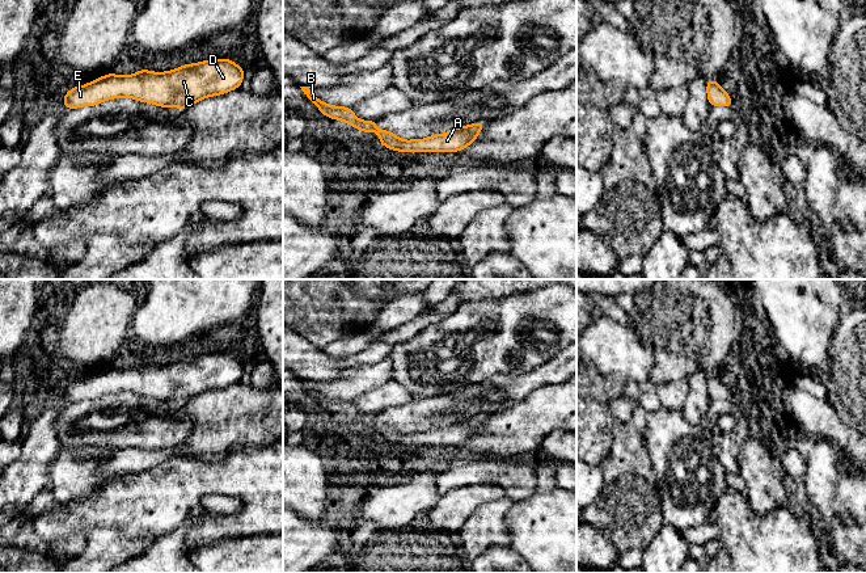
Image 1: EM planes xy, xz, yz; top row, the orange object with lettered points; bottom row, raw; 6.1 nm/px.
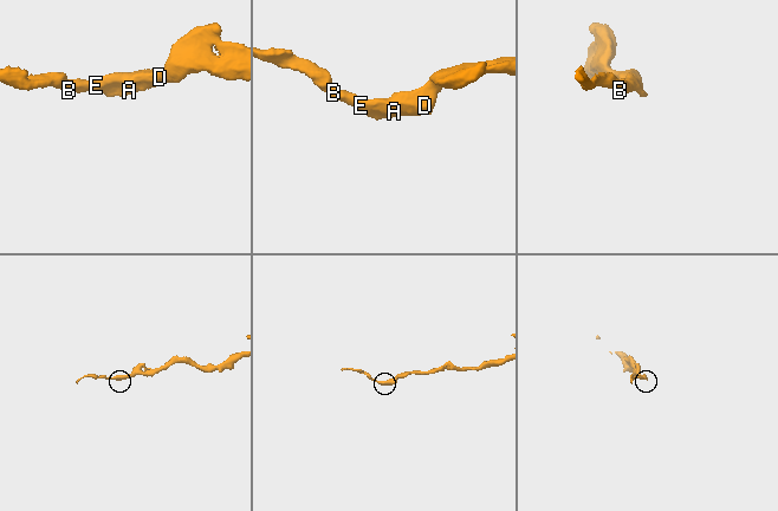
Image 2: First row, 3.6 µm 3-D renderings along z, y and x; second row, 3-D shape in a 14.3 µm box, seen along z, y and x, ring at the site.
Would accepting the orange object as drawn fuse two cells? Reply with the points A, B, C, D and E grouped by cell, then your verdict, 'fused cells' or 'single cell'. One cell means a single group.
groups A B C D E; single cell

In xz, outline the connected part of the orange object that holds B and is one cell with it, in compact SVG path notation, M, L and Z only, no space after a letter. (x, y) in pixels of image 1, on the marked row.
M300 87L305 97L314 104L320 113L328 118L342 121L351 127L359 128L362 132L376 132L379 142L398 152L460 152L476 142L478 134L486 126L483 122L476 122L468 126L456 126L444 134L435 134L424 139L405 140L389 130L377 130L377 121L358 119L352 108L335 106L317 98L311 90L311 87Z

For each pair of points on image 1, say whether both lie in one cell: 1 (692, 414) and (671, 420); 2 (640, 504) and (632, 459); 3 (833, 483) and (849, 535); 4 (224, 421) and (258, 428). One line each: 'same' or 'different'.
1: different
2: same
3: same
4: same

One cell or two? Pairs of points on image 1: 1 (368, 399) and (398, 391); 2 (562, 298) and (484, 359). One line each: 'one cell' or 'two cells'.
1: one cell
2: one cell

